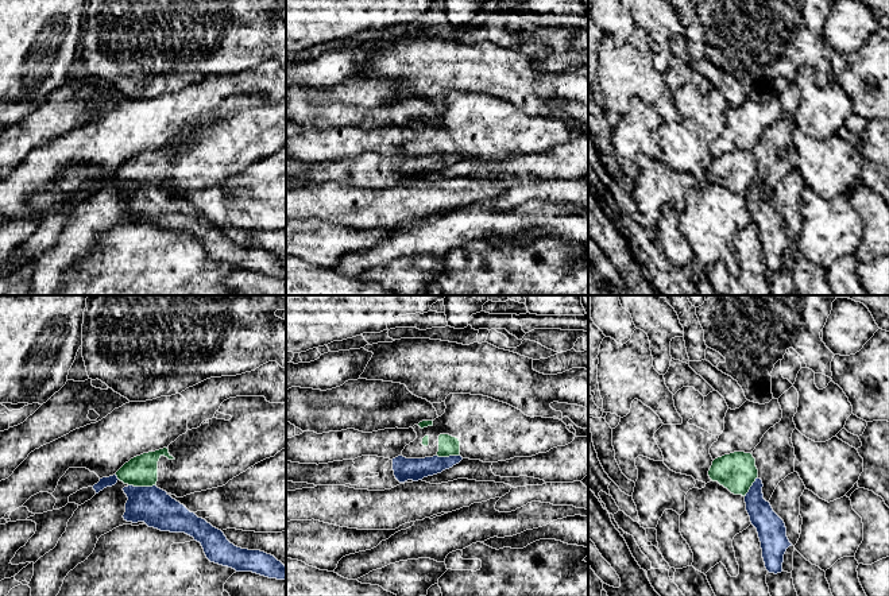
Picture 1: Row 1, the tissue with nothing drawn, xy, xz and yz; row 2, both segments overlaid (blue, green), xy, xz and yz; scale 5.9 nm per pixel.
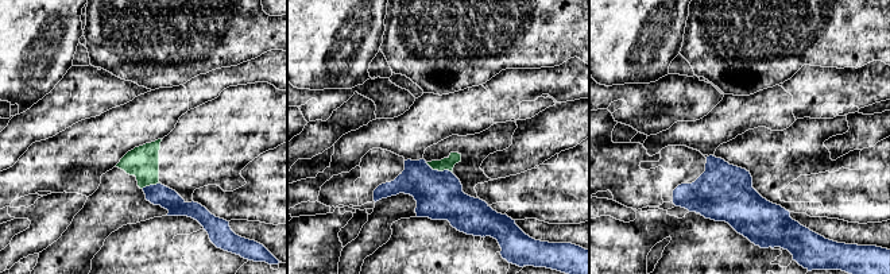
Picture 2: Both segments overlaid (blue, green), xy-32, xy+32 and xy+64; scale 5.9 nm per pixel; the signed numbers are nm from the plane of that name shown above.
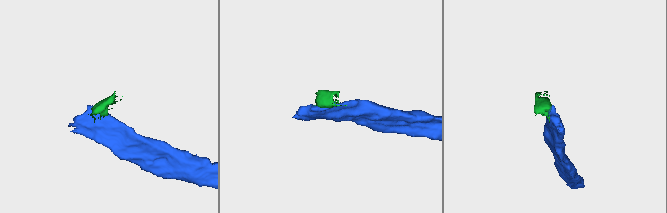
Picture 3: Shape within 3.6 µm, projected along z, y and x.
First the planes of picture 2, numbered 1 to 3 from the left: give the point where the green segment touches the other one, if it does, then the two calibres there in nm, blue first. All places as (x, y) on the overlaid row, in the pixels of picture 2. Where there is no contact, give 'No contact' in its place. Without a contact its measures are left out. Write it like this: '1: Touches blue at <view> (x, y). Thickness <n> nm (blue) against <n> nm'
1: Touches blue at xy-32 (150, 185). Thickness 130 nm (blue) against 190 nm
2: Touches blue at xy+32 (437, 170). Thickness 280 nm (blue) against 80 nm
3: No contact

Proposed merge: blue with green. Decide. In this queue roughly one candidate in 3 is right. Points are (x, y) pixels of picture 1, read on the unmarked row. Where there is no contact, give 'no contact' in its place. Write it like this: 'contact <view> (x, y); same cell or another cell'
contact xy (142, 185); another cell

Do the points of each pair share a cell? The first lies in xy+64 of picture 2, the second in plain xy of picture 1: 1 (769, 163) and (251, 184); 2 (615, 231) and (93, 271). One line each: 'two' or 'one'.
1: one
2: one

